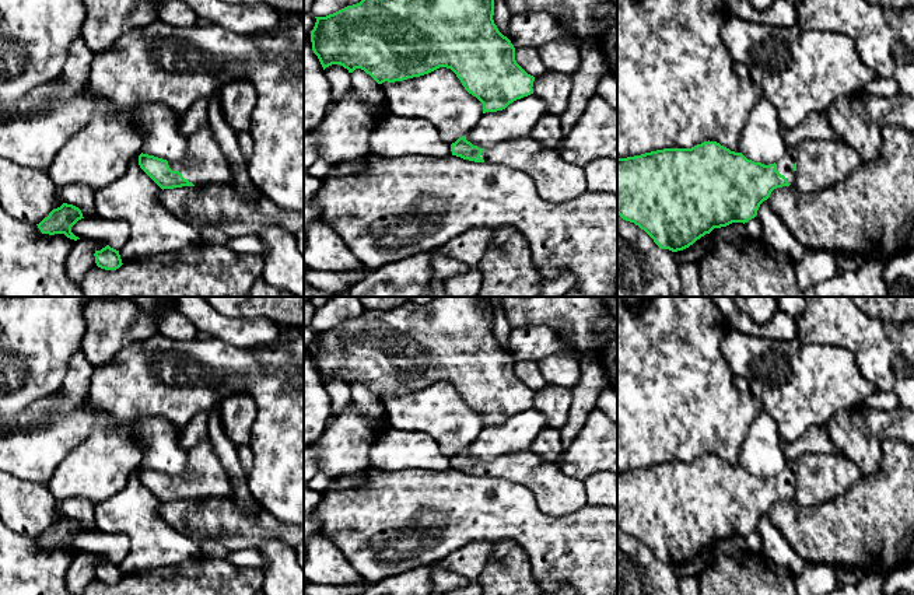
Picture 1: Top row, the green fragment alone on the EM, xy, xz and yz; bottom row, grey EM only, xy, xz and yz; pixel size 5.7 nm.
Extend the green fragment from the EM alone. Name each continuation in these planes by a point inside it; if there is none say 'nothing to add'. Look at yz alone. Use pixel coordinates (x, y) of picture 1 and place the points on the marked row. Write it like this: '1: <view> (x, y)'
1: yz (785, 164)

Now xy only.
1: xy (205, 163)

